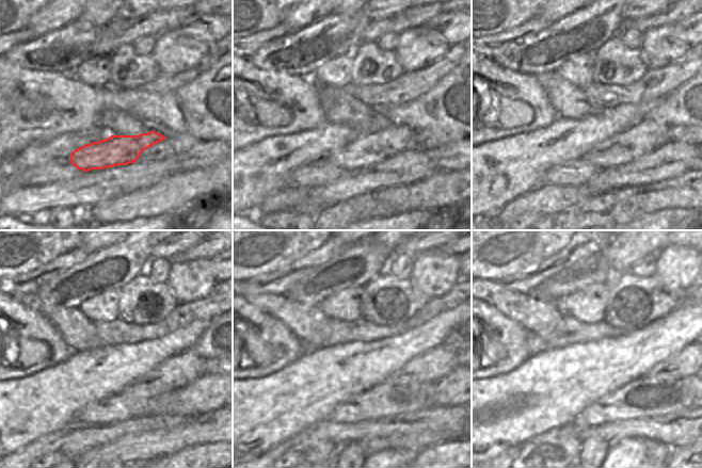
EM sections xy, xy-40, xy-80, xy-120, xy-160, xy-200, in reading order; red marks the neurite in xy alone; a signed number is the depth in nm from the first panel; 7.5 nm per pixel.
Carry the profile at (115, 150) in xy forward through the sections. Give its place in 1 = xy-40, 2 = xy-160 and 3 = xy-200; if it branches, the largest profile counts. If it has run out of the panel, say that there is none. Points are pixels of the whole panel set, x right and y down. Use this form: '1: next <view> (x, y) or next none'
1: next xy-40 (366, 150)
2: next xy-160 (435, 364)
3: next xy-200 (686, 362)

